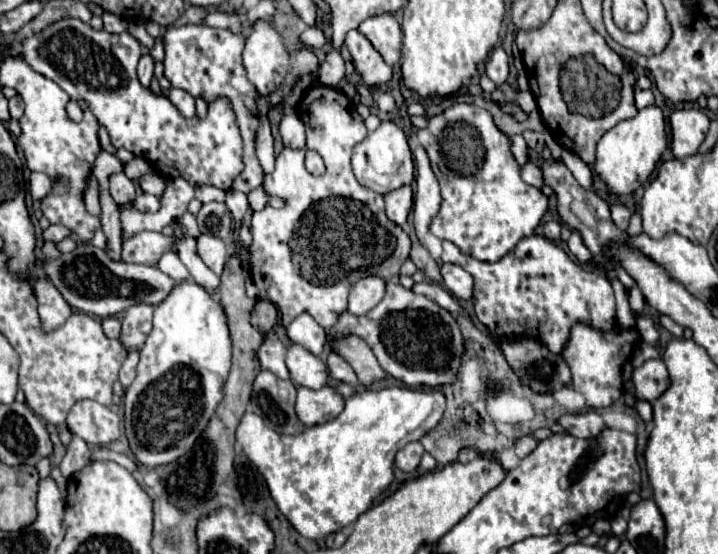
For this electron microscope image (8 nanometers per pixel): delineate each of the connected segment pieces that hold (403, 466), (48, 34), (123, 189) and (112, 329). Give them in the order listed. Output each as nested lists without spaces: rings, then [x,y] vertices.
[[[408,442],[402,450],[396,452],[394,466],[400,468],[402,472],[414,472],[420,464],[422,454],[424,454],[424,448],[422,448],[420,442]]]
[[[64,18],[50,24],[42,32],[34,34],[32,38],[26,38],[22,42],[22,50],[10,50],[10,54],[24,56],[24,60],[36,72],[60,84],[60,88],[64,88],[64,92],[68,92],[74,102],[86,100],[92,114],[98,118],[98,122],[106,126],[112,146],[126,148],[136,156],[146,158],[164,180],[182,176],[192,186],[208,184],[222,190],[230,190],[236,176],[244,170],[242,138],[240,138],[236,114],[230,106],[230,100],[216,98],[214,102],[208,102],[208,114],[204,118],[198,118],[198,116],[184,118],[166,96],[154,96],[150,88],[144,88],[138,82],[136,64],[138,64],[138,58],[142,56],[142,48],[140,48],[140,42],[128,32],[110,34],[104,30],[94,30],[90,24],[78,18]]]
[[[118,172],[118,174],[112,174],[110,176],[110,194],[114,198],[116,204],[126,204],[126,202],[132,202],[136,198],[136,192],[134,192],[134,182],[126,178],[124,172]]]
[[[104,318],[102,320],[102,328],[104,328],[104,334],[108,338],[118,338],[120,336],[120,320],[118,318]]]

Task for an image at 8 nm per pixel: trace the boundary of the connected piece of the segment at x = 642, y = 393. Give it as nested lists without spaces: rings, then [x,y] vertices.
[[[662,358],[646,360],[642,366],[634,368],[632,384],[634,384],[636,400],[654,402],[656,398],[660,398],[666,392],[666,388],[670,386],[670,378],[668,378],[664,360]]]

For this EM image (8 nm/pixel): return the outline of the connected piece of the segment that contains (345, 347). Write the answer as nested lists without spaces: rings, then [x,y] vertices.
[[[350,336],[350,338],[342,338],[338,342],[330,340],[330,346],[354,368],[358,382],[362,386],[370,386],[372,382],[386,378],[386,372],[380,368],[376,356],[368,348],[368,344],[364,344],[364,340]]]

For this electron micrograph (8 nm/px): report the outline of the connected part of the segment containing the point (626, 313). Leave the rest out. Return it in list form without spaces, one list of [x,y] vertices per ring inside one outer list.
[[[612,280],[612,288],[616,292],[616,320],[618,320],[618,326],[622,326],[622,328],[634,328],[636,326],[636,316],[630,310],[628,294],[626,294],[624,286],[618,280]]]

